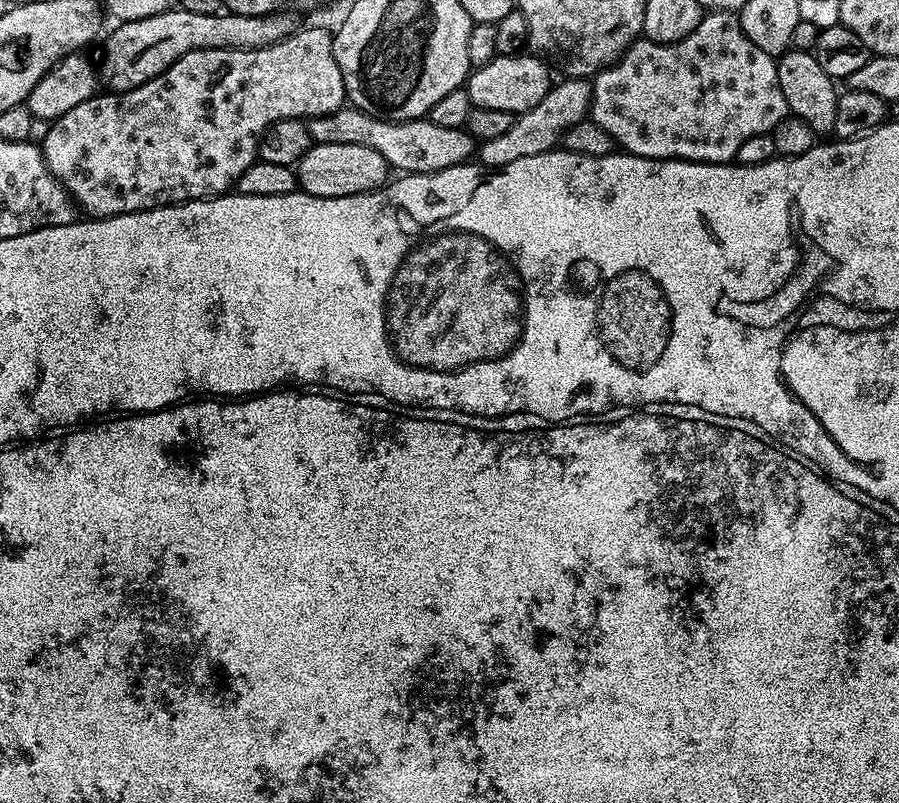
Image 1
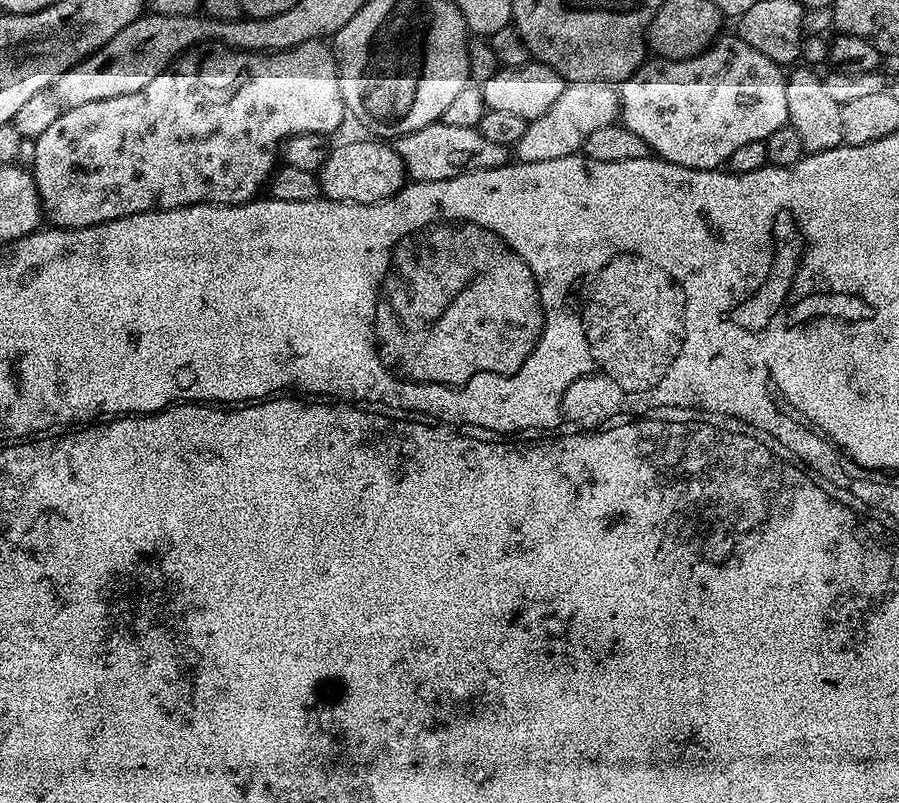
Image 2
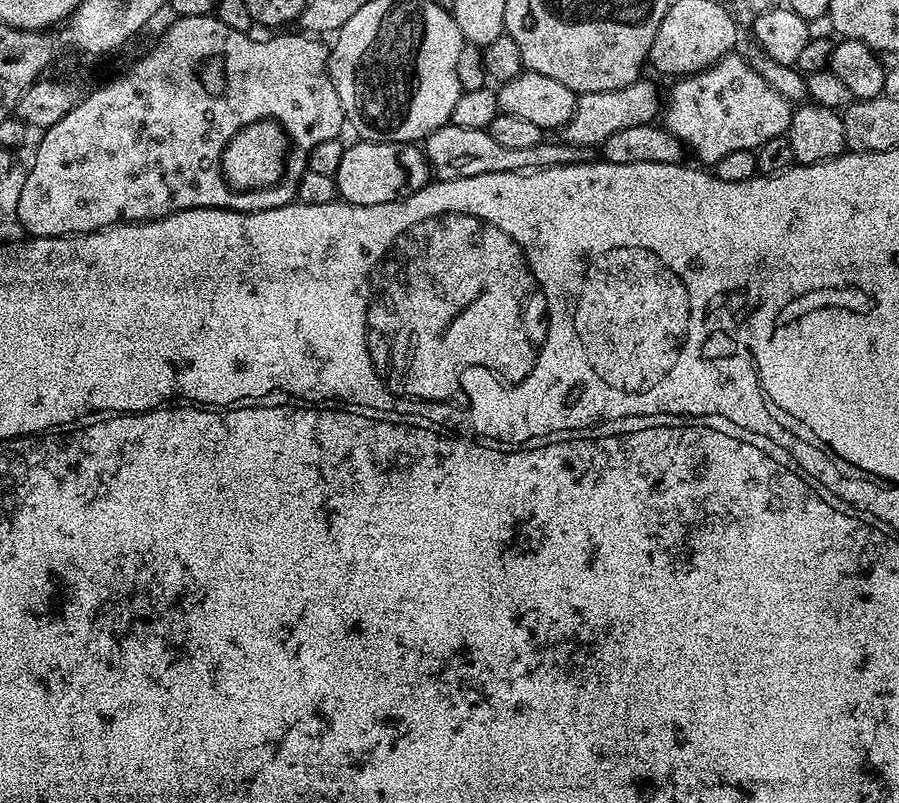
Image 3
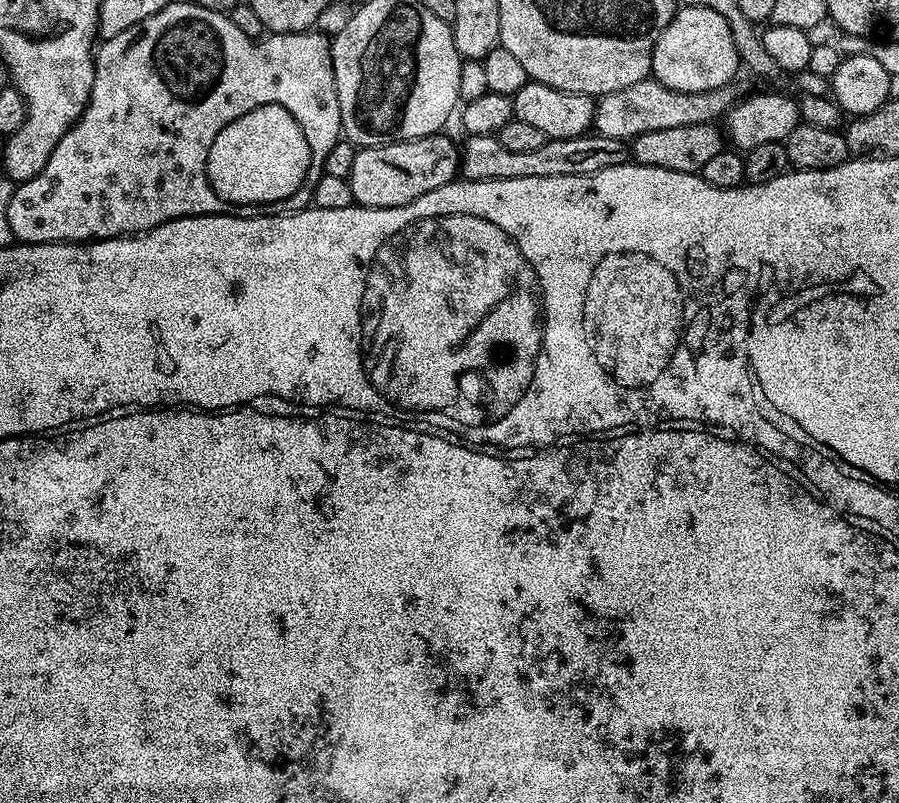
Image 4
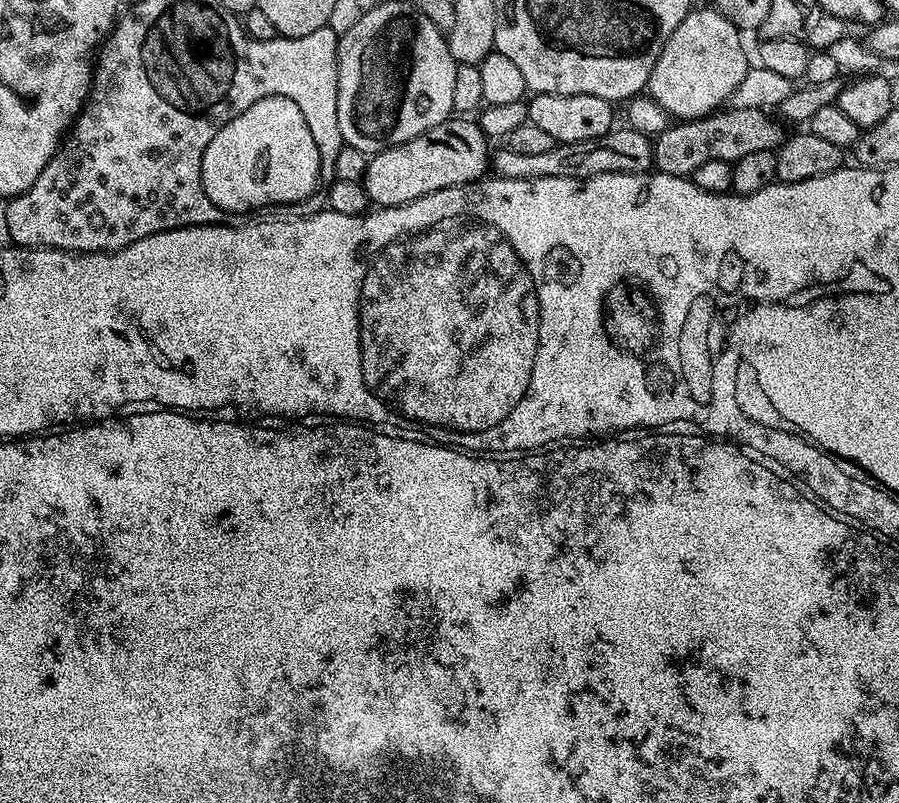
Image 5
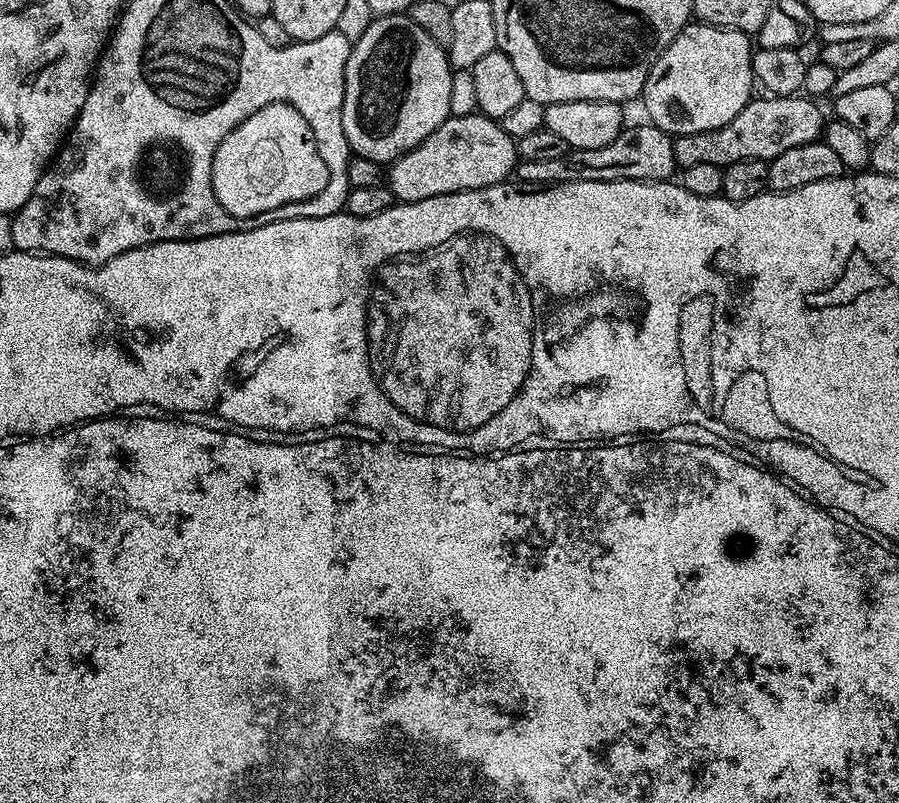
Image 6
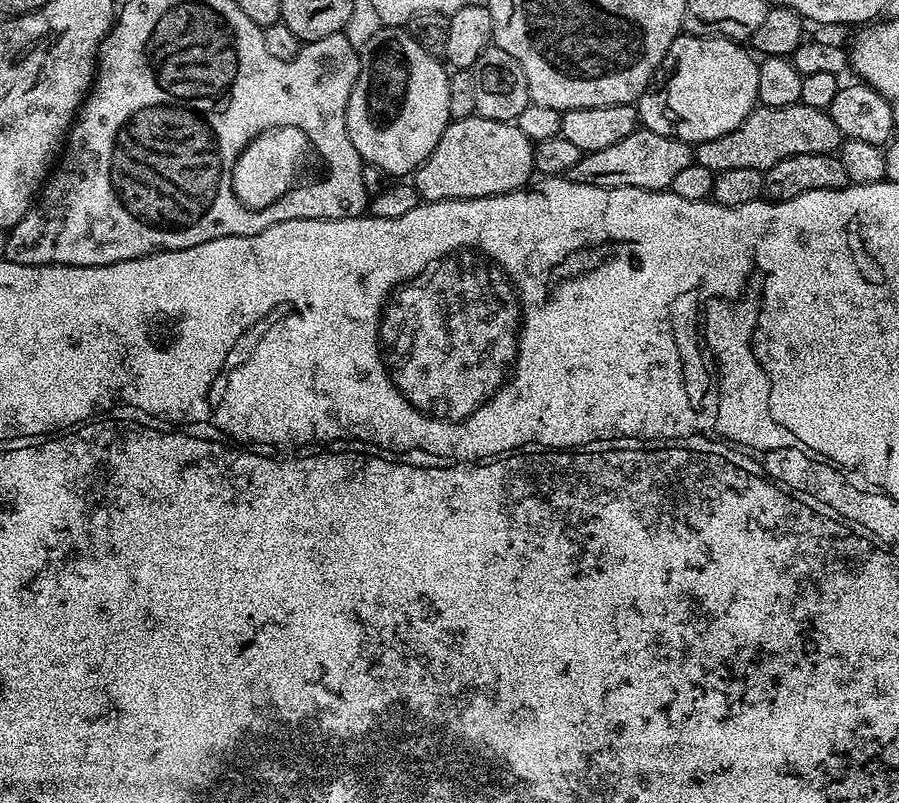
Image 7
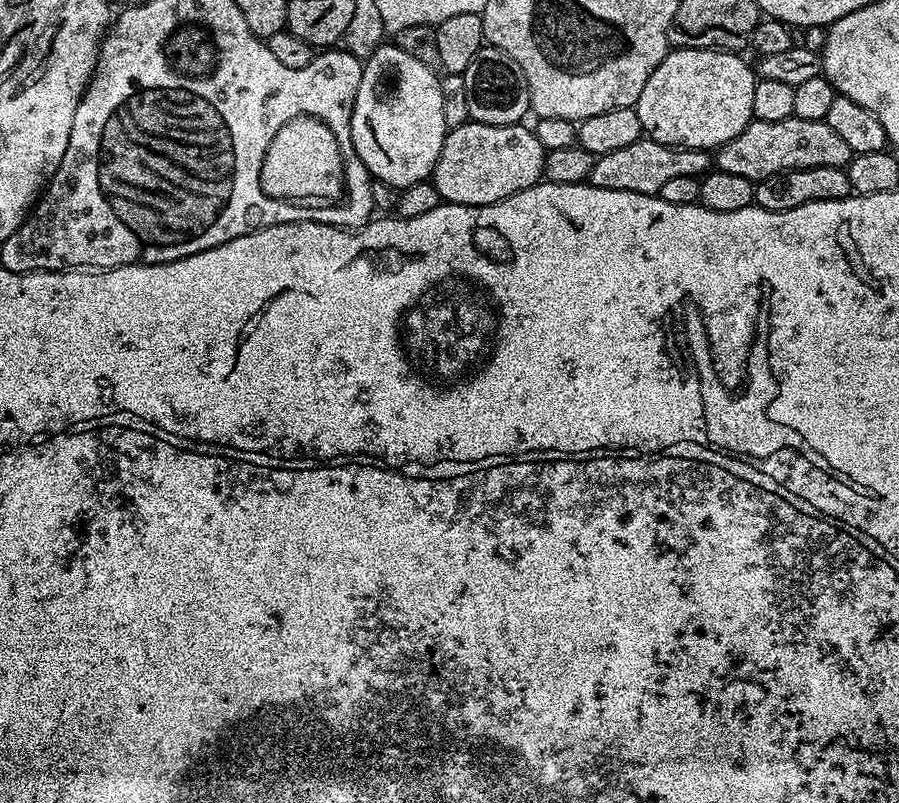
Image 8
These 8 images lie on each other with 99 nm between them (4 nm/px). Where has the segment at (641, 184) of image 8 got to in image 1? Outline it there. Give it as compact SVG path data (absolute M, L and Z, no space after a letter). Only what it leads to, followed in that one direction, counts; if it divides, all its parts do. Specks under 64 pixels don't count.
M345 106L325 116L314 116L307 121L311 139L318 144L345 144L346 146L370 146L386 158L389 169L400 174L437 172L450 166L467 164L477 151L477 141L464 128L434 126L427 118L418 120L385 120L371 116L362 110Z

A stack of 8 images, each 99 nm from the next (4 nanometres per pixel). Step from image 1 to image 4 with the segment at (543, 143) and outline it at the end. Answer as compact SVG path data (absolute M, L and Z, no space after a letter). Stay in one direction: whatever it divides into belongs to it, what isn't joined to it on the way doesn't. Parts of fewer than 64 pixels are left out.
M646 79L642 82L634 82L634 86L626 86L626 90L618 90L614 94L606 94L596 100L596 118L594 128L597 133L606 138L618 138L628 142L642 134L650 134L650 130L670 130L674 126L694 126L695 124L710 124L727 117L732 105L738 99L732 84L723 84L721 88L715 88L709 92L679 92L662 86L657 80Z

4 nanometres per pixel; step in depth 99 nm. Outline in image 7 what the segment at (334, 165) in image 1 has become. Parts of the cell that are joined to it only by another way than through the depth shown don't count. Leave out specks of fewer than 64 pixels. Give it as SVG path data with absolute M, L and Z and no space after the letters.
M479 114L452 120L442 138L438 138L438 146L430 150L426 162L416 169L416 190L420 193L421 201L431 202L473 200L523 188L534 176L533 147L534 141L526 138L526 134L522 134L514 122L491 120Z

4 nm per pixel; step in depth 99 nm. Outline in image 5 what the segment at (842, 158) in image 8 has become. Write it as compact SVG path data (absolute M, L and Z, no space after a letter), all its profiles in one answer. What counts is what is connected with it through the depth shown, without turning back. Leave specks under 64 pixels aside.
M733 107L727 110L717 110L710 116L699 116L696 120L672 122L669 123L665 132L655 137L652 162L655 171L688 178L694 170L698 170L698 166L706 162L735 164L738 158L751 154L753 150L779 148L786 139L786 131L784 132L783 127L785 128L785 125L775 115L768 112Z

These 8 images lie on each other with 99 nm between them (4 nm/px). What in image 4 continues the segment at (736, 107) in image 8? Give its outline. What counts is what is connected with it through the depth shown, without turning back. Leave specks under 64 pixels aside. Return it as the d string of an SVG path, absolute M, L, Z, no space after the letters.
M685 3L677 7L672 21L658 34L652 55L651 79L662 86L679 92L709 92L723 84L735 81L736 71L741 71L740 55L730 34L728 19L718 10Z

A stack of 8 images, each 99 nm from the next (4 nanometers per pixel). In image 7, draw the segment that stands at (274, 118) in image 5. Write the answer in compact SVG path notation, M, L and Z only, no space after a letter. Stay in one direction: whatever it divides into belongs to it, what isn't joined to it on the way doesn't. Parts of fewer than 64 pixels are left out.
M294 126L267 128L260 132L240 151L232 171L232 189L248 208L269 208L275 200L281 200L292 191L304 163L310 156L310 142L302 130Z

